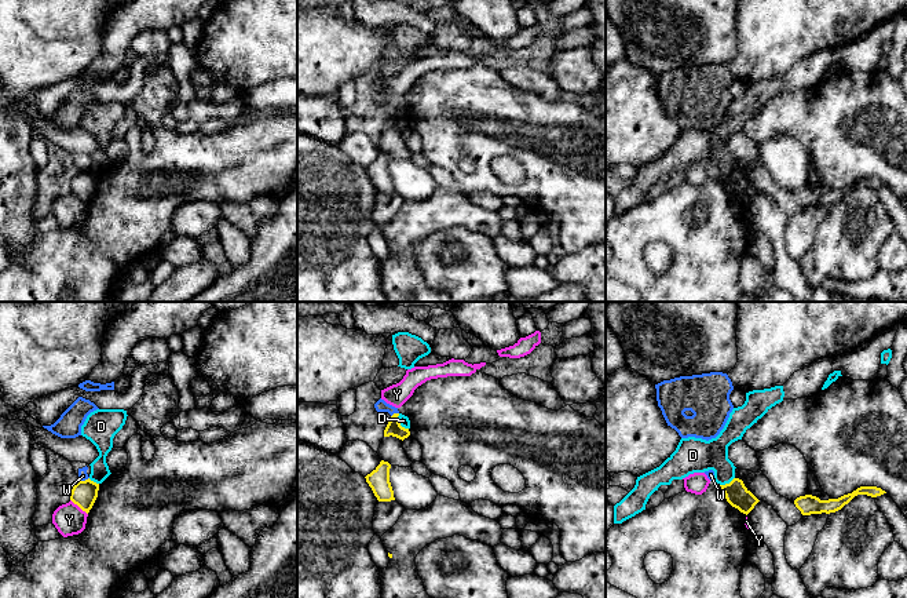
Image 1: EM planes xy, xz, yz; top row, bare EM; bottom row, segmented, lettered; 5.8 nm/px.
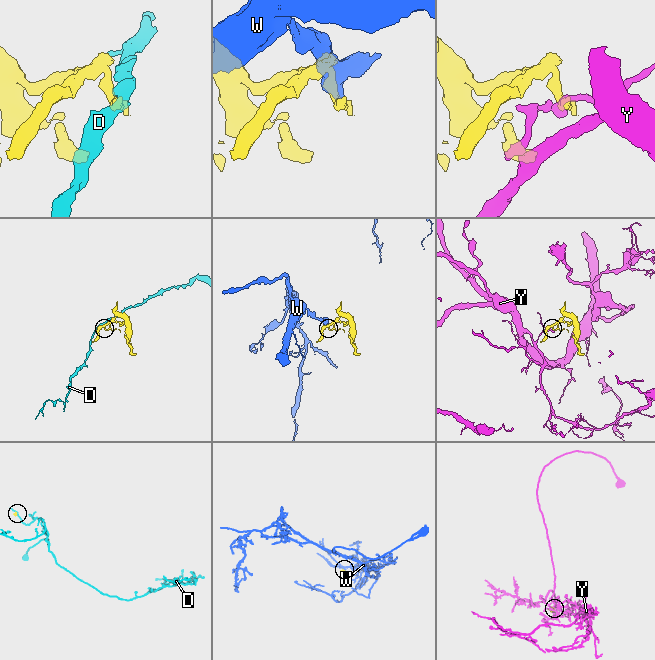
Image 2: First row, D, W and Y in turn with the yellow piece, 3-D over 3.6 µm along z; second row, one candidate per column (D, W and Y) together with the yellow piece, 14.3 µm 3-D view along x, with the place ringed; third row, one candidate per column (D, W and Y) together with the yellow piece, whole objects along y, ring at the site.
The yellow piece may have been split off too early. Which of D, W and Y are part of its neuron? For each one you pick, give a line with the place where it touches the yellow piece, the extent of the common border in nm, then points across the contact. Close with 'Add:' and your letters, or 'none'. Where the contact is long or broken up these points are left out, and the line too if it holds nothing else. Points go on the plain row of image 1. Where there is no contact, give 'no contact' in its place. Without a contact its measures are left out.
Add: none

